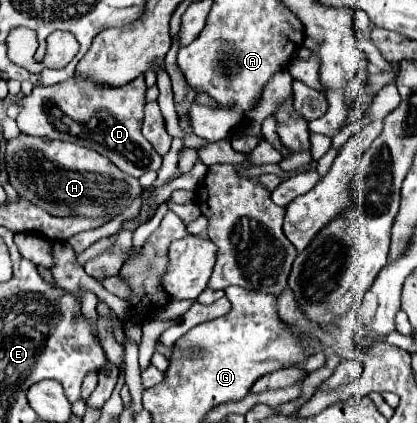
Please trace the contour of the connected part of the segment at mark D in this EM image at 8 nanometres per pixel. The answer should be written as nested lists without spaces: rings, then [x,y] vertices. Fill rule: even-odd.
[[[137,76],[125,86],[99,86],[89,78],[69,78],[52,86],[43,84],[35,86],[29,96],[21,96],[19,102],[25,106],[21,116],[17,118],[23,126],[25,134],[65,140],[73,144],[81,144],[105,154],[111,162],[117,164],[129,176],[139,178],[147,170],[159,170],[163,156],[155,152],[151,142],[141,134],[143,122],[143,106],[145,106],[145,76]],[[37,118],[37,128],[31,126]]]

